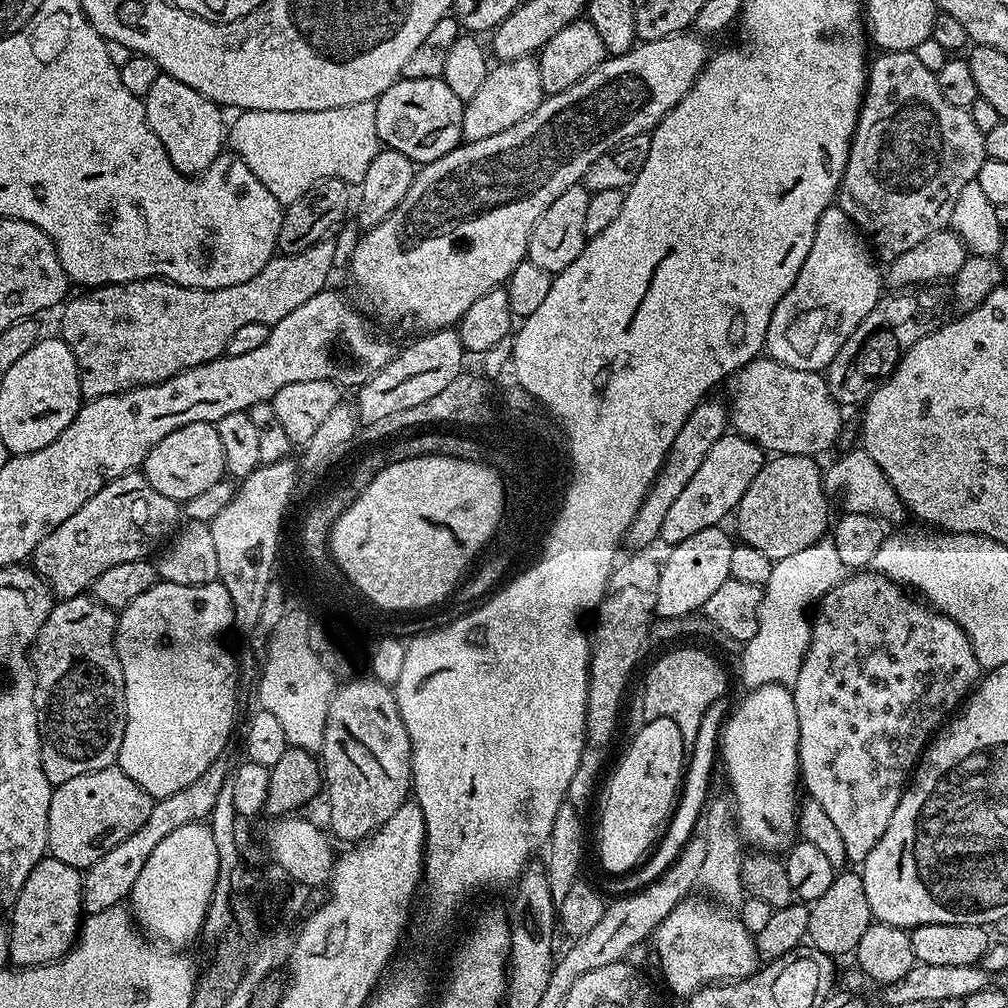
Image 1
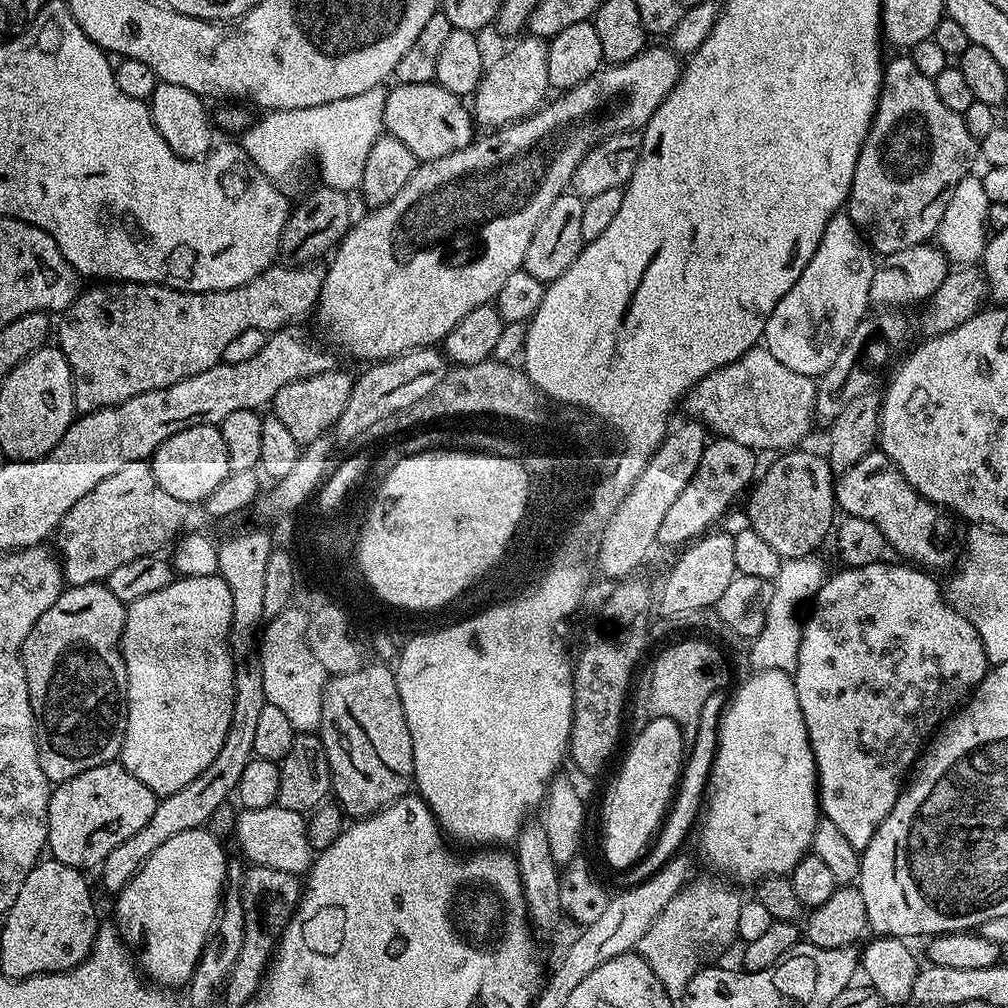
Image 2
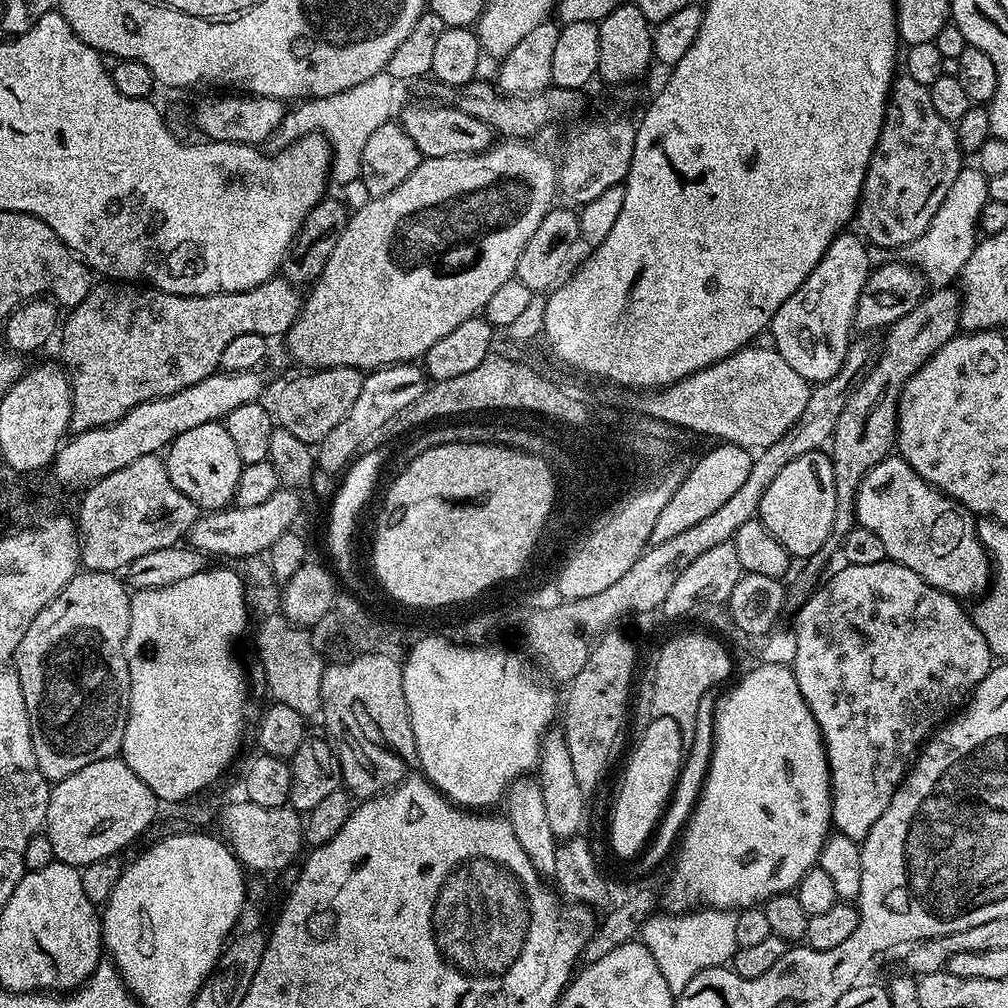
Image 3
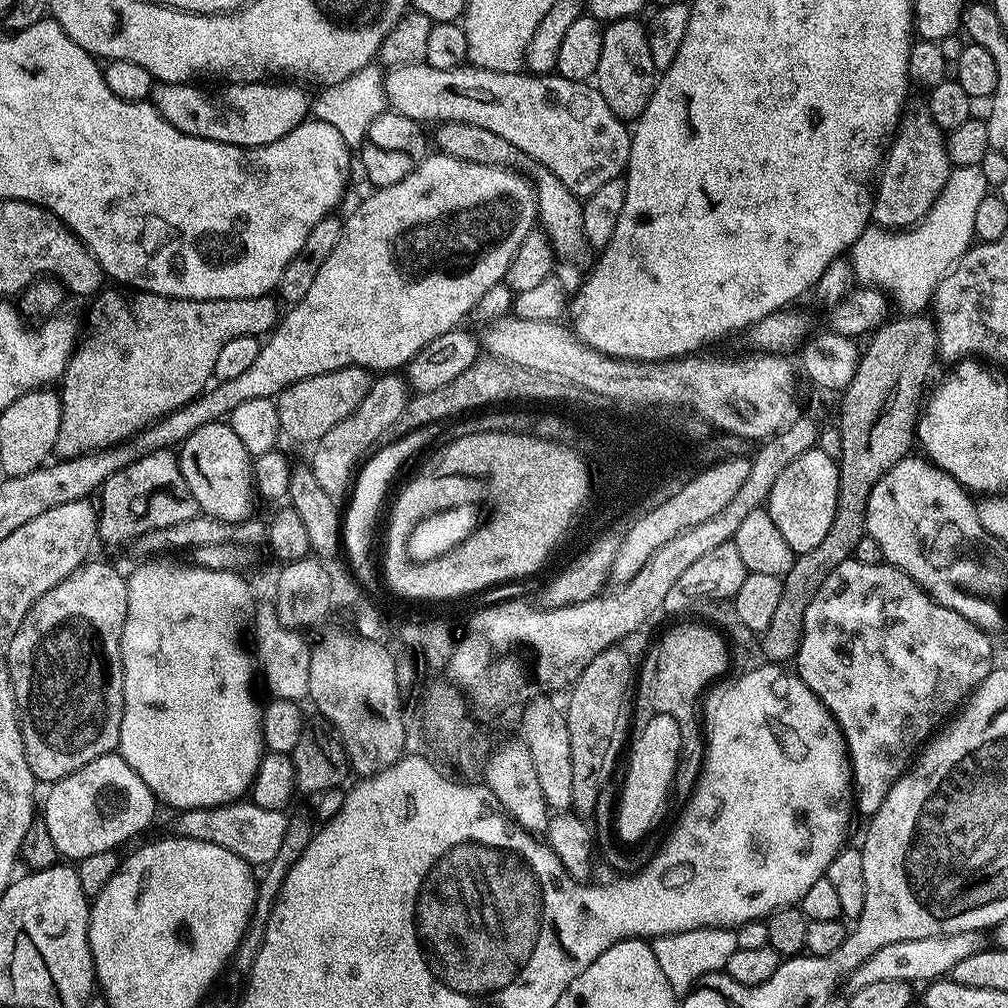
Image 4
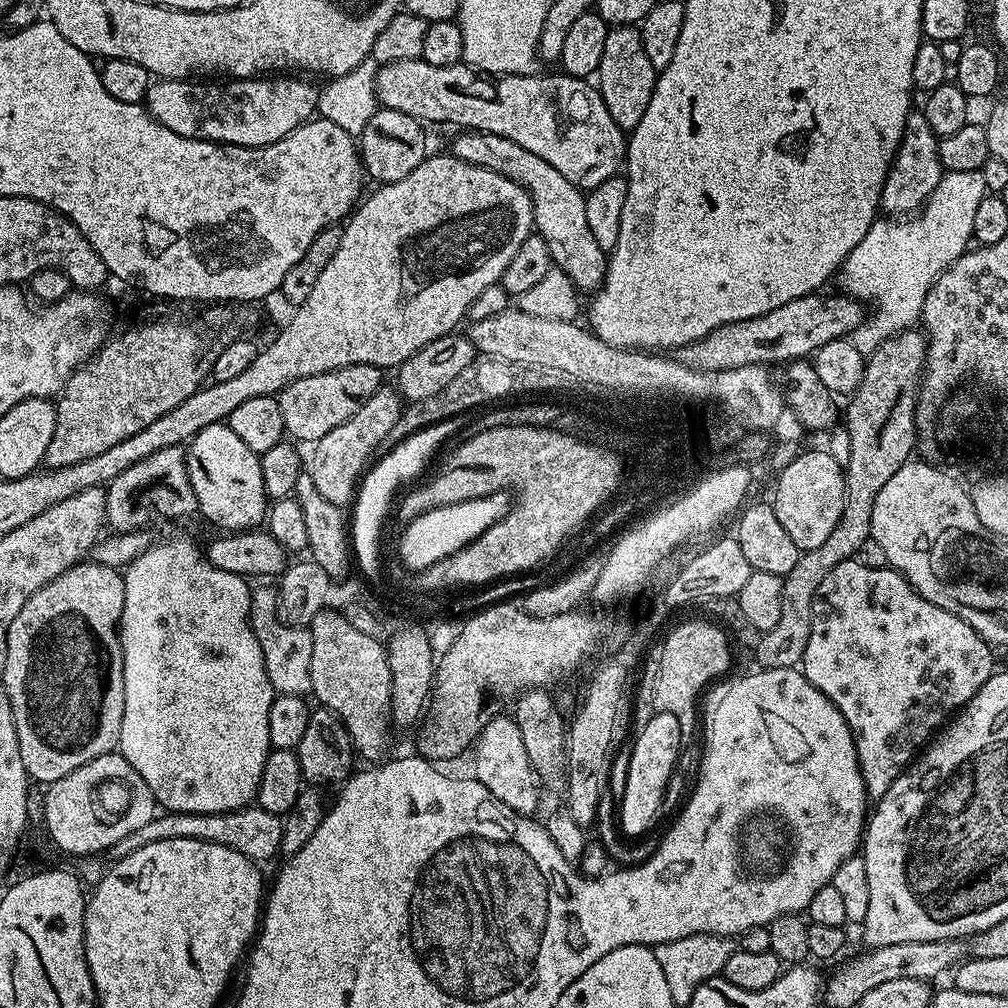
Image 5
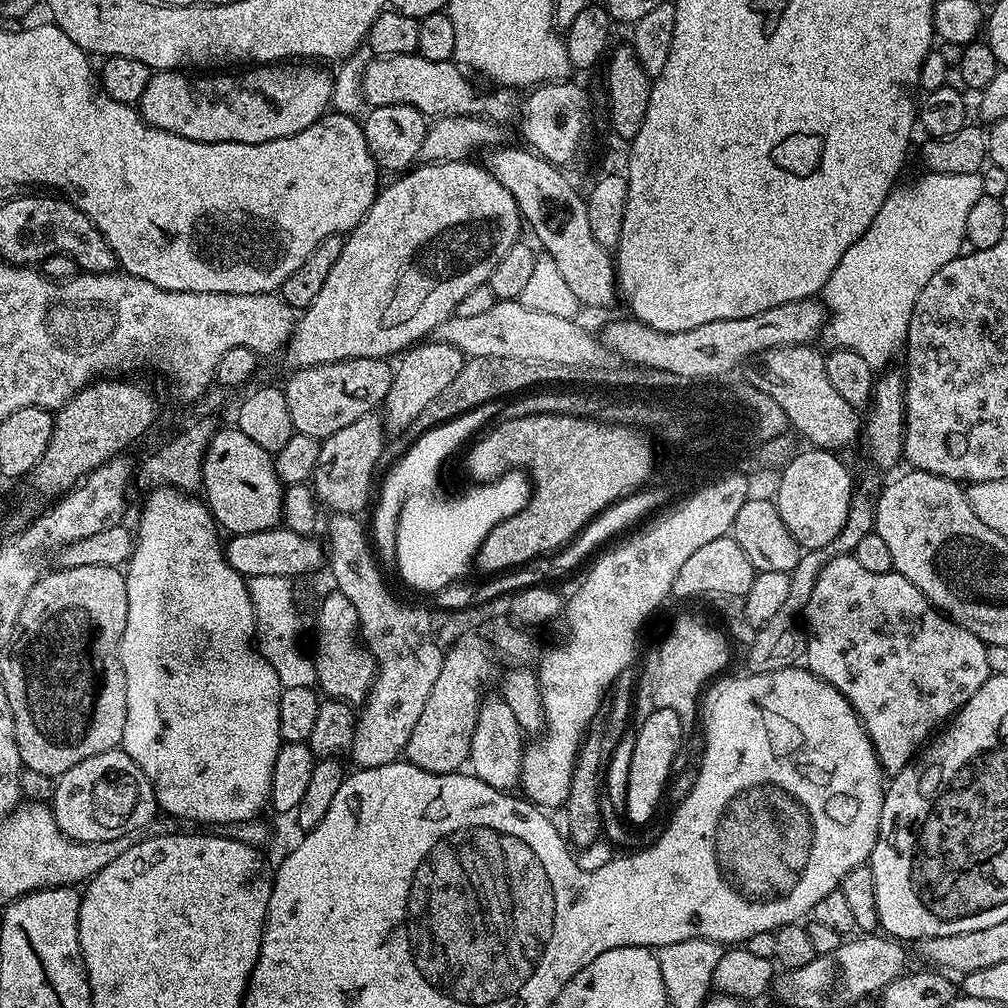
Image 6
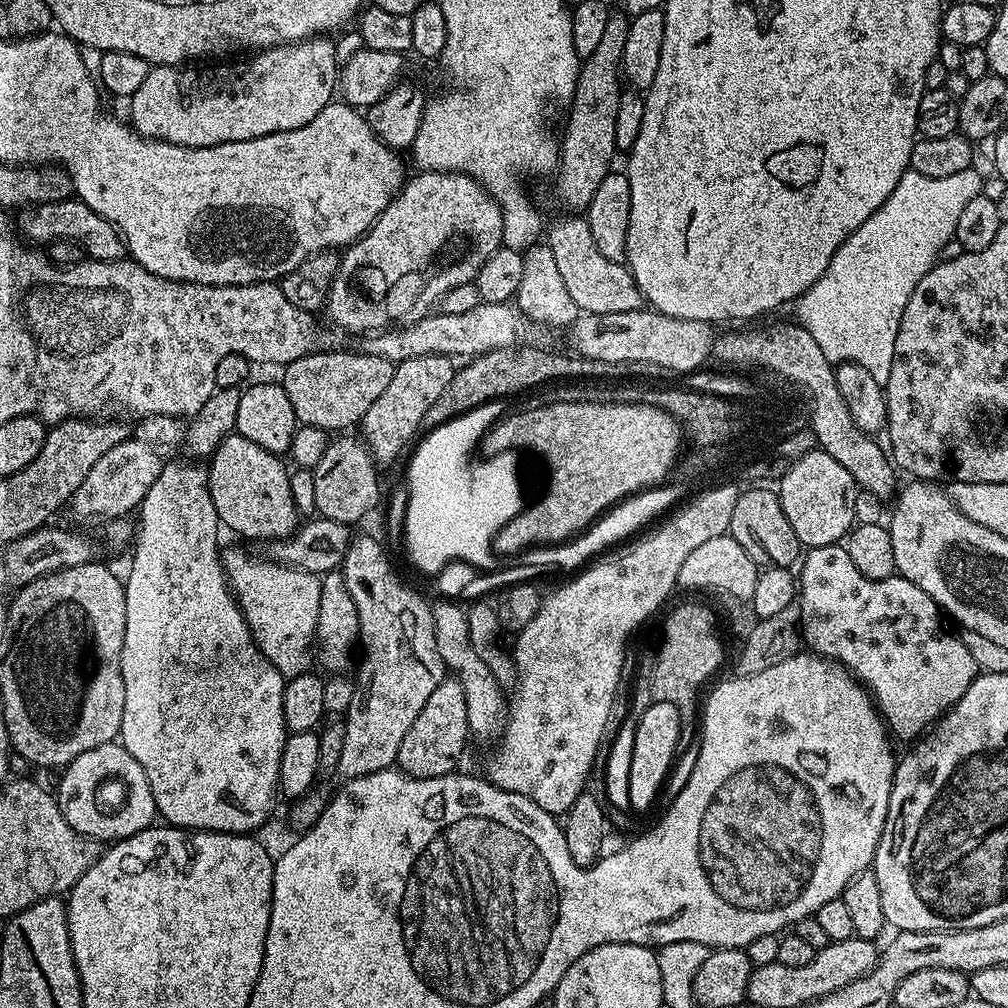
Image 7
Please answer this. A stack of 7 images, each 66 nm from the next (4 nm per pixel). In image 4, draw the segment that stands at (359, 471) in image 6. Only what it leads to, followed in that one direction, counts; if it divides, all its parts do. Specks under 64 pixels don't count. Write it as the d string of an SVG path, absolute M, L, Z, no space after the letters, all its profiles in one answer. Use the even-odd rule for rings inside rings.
M380 374L368 387L366 398L358 402L358 406L334 430L330 430L322 439L315 441L310 459L310 467L314 478L318 478L318 486L326 490L334 498L347 493L353 486L354 477L362 461L378 445L378 438L406 410L410 399L410 384L400 374Z

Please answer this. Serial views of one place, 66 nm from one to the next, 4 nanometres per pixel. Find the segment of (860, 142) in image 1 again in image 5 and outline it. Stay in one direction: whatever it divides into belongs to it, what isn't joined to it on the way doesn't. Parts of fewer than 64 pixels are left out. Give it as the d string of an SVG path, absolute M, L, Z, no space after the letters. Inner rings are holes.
M913 111L904 127L904 136L900 139L896 157L884 179L880 195L881 209L892 218L908 218L919 213L928 203L930 194L934 194L944 174L945 170L940 165L940 141L937 134L930 130L930 122L926 122L923 111Z

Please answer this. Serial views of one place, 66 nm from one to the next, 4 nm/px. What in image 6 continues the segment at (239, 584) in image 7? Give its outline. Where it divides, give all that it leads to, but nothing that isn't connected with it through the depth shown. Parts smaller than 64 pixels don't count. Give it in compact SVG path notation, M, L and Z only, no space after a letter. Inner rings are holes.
M251 578L248 580L248 593L256 617L254 636L259 641L259 647L263 649L264 657L271 664L288 664L288 672L278 671L281 689L290 686L311 688L316 684L316 661L311 653L304 654L296 650L303 646L304 636L300 633L300 616L296 613L296 592L292 589L292 584L293 581L289 578ZM272 642L278 642L284 649L279 652L276 648L268 648Z

